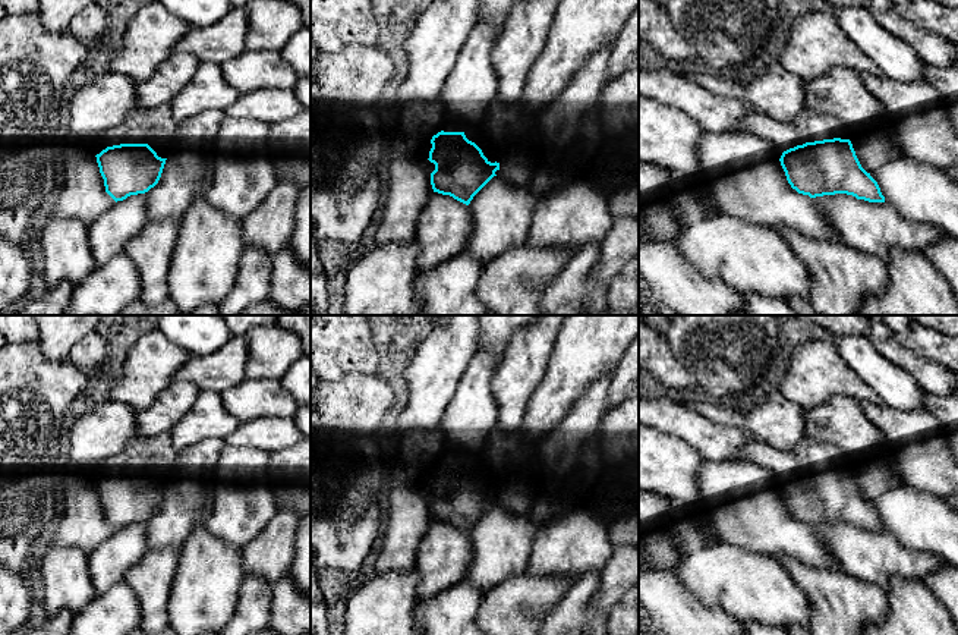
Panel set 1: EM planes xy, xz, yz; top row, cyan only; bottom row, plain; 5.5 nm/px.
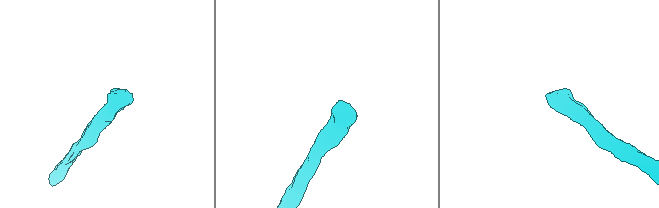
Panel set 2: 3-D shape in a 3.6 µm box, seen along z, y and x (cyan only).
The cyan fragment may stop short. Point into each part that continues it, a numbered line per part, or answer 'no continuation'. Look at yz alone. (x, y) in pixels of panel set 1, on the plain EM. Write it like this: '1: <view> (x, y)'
1: yz (809, 455)

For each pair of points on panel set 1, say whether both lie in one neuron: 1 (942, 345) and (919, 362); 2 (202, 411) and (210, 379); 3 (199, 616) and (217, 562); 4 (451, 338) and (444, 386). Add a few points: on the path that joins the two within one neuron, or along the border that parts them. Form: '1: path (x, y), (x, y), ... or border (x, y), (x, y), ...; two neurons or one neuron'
1: border (895, 339), (942, 367); two neurons
2: border (201, 390), (216, 390), (220, 393); two neurons
3: path (199, 603), (208, 575); one neuron
4: path (448, 349), (444, 355), (444, 374); one neuron

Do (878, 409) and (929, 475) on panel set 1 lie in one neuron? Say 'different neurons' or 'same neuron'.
same neuron

